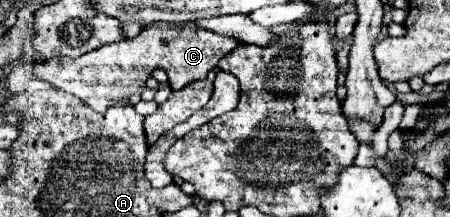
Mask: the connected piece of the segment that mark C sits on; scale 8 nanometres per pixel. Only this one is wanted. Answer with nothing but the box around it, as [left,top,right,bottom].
[32,22,240,112]

